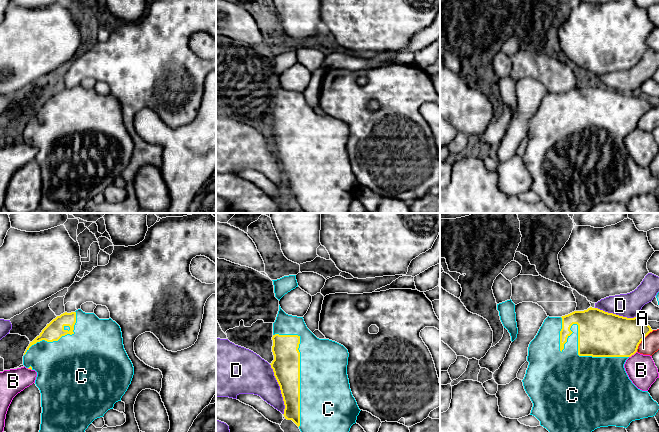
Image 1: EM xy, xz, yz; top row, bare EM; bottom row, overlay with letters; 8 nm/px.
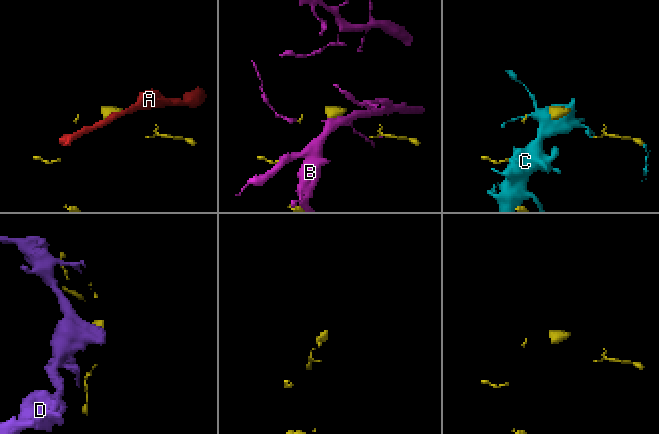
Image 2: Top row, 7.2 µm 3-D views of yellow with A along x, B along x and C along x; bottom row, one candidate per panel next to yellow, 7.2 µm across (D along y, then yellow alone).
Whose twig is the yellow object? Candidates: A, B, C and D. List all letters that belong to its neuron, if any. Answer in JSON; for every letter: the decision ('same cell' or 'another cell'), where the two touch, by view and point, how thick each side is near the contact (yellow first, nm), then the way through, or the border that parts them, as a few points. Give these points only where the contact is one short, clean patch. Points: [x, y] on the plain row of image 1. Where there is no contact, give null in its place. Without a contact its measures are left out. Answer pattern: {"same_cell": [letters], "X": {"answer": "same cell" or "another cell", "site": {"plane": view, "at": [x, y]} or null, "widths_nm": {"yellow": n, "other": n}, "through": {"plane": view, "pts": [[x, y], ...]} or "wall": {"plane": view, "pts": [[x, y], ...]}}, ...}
{"same_cell": ["C"], "A": {"answer": "another cell", "site": {"plane": "yz", "at": [642, 115]}, "widths_nm": {"yellow": 340, "other": 150}}, "B": {"answer": "another cell", "site": {"plane": "yz", "at": [632, 130]}, "widths_nm": {"yellow": 360, "other": 240}}, "C": {"answer": "same cell", "site": {"plane": "yz", "at": [578, 109]}, "widths_nm": {"yellow": 360, "other": 200}}, "D": {"answer": "another cell", "site": {"plane": "xz", "at": [280, 165]}, "widths_nm": {"yellow": 220, "other": 300}}}

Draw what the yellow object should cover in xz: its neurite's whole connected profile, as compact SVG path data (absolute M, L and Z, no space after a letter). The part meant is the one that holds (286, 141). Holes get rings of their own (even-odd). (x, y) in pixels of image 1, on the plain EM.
M280 81L273 99L272 116L274 136L270 141L280 162L285 195L292 196L304 213L350 213L350 204L356 199L361 186L350 165L347 151L348 126L335 117L317 114L307 104L303 93L286 90Z

